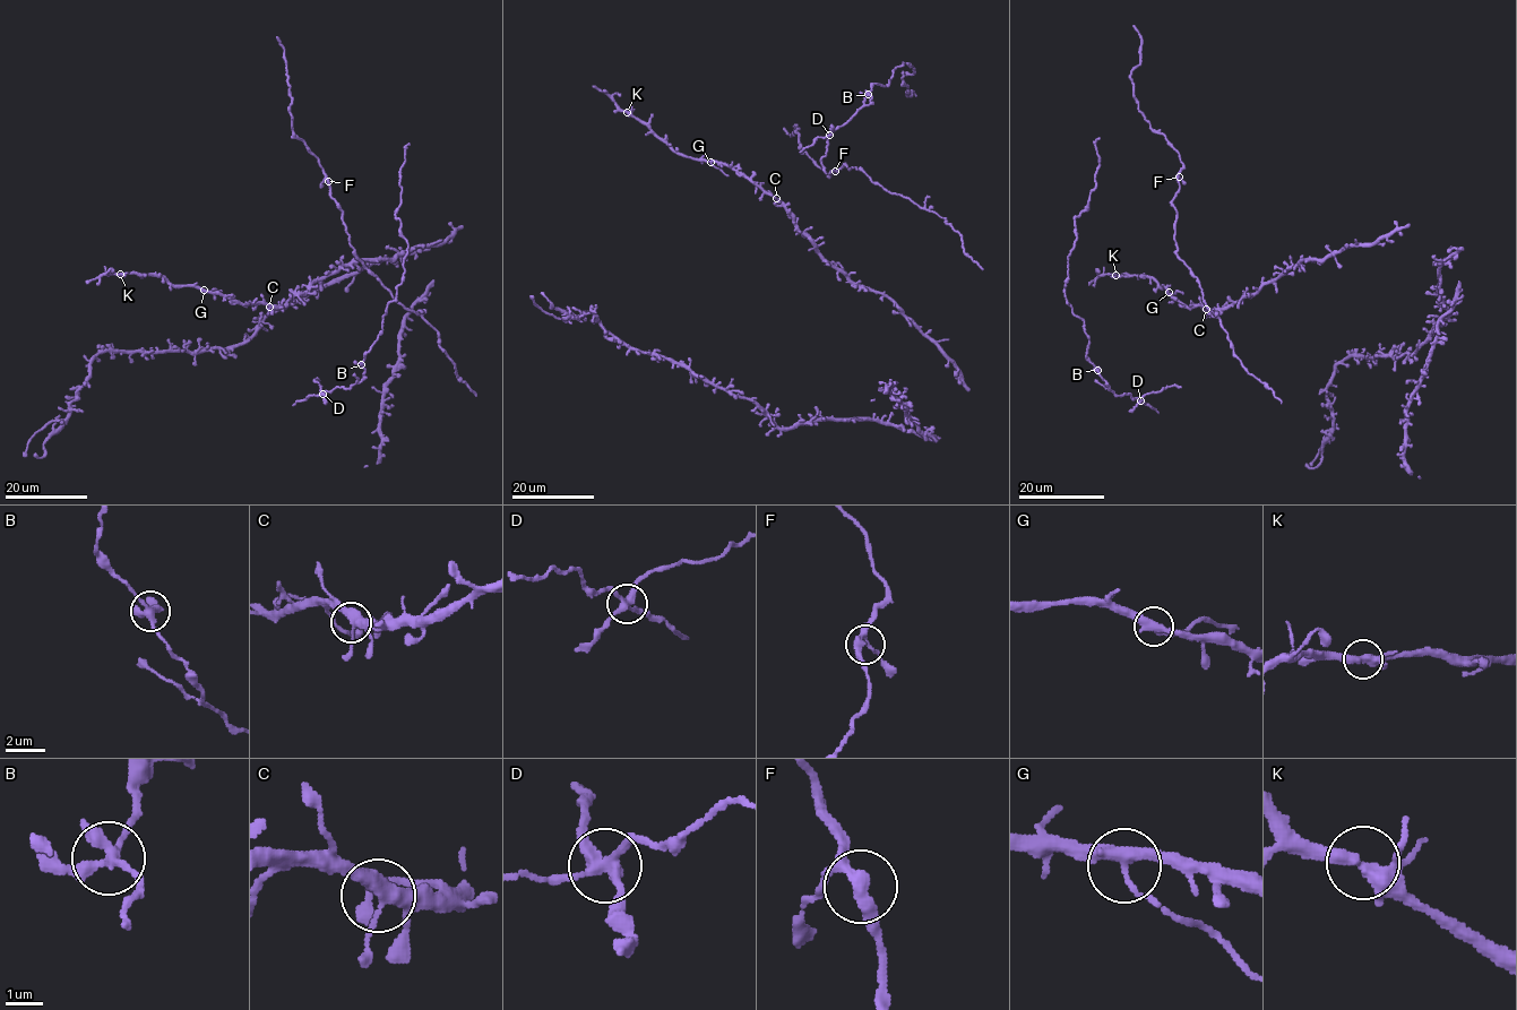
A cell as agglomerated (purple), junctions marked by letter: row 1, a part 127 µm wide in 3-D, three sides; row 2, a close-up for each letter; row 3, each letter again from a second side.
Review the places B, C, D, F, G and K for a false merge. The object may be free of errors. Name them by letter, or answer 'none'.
D

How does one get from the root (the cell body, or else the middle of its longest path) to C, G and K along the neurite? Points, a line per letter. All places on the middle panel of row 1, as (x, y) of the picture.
C: (916, 326), (888, 298), (858, 287), (833, 267), (776, 198)
G: (916, 326), (888, 298), (858, 287), (833, 267), (779, 200), (730, 167), (710, 162)
K: (916, 326), (888, 298), (858, 287), (833, 267), (779, 200), (726, 165), (677, 154), (627, 112)

